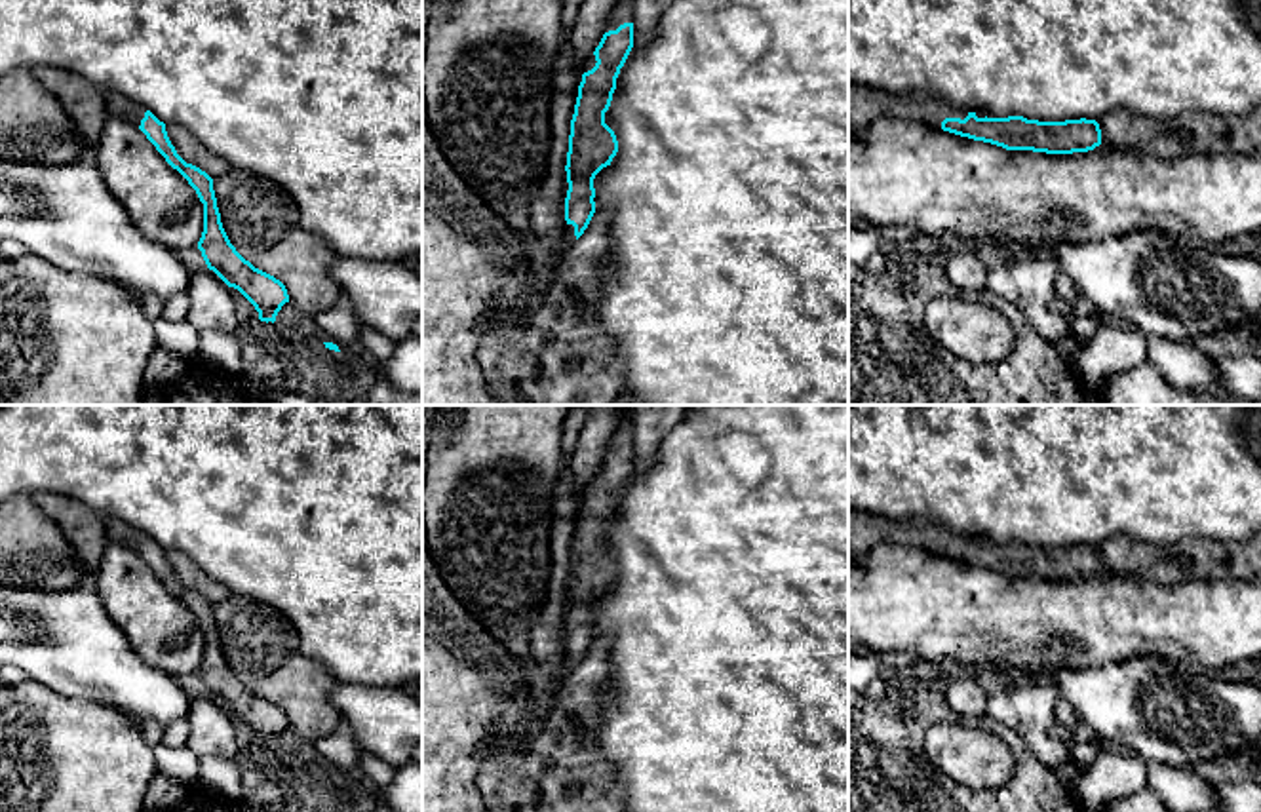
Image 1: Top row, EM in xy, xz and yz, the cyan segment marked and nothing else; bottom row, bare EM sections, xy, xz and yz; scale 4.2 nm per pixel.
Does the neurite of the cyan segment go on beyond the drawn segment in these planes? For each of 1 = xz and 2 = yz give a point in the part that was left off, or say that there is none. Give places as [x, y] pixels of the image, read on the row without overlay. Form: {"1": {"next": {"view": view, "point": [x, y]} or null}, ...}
{"1": {"next": {"view": "xz", "point": [624, 434]}}, "2": {"next": {"view": "yz", "point": [866, 531]}}}

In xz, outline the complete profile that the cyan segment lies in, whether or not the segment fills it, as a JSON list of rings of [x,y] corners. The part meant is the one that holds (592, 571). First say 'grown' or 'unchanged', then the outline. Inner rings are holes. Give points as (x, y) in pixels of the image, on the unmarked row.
grown; [[[622,416],[599,472],[582,491],[582,508],[571,546],[567,578],[565,667],[567,673],[588,654],[595,639],[595,601],[611,591],[618,578],[614,557],[605,550],[616,515],[616,504],[633,474],[631,416]]]

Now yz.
grown; [[[848,510],[848,555],[865,565],[867,553],[879,544],[902,544],[930,555],[943,555],[1006,576],[1046,580],[1088,578],[1101,570],[1096,546],[1038,548],[1023,542],[987,544],[985,538],[960,536],[943,525],[921,519],[888,519]]]

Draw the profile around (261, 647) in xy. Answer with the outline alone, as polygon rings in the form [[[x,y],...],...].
[[[230,595],[213,605],[213,616],[230,669],[255,694],[280,706],[287,715],[289,726],[301,740],[316,744],[337,730],[342,717],[331,704],[331,692],[339,681],[320,662],[308,658],[299,648],[297,631],[285,616],[243,595]]]

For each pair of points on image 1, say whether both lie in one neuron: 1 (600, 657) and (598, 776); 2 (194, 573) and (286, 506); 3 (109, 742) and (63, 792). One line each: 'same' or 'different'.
1: same
2: different
3: same

